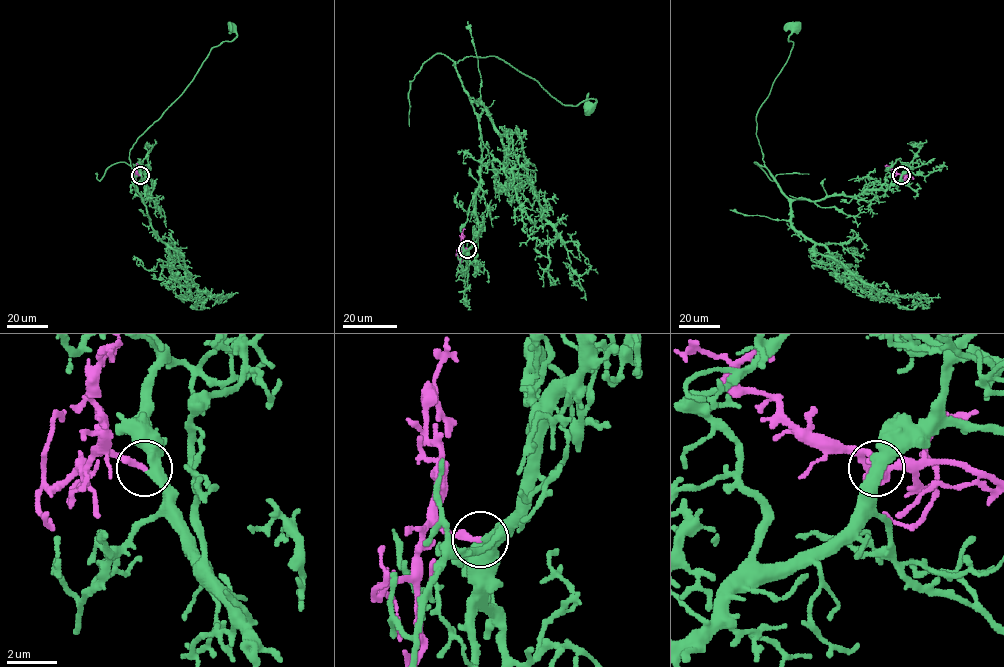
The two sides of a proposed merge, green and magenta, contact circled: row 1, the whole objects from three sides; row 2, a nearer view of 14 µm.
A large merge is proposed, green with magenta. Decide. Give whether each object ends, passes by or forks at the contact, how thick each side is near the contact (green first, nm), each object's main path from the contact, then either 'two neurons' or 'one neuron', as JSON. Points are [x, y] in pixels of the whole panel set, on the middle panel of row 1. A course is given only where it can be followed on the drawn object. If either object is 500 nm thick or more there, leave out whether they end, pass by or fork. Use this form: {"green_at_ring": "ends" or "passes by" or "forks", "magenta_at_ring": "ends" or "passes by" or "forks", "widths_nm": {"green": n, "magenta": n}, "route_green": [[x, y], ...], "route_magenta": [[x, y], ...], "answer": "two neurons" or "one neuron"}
{"green_at_ring": "passes by", "magenta_at_ring": "ends", "widths_nm": {"green": 400, "magenta": 260}, "route_green": [[467, 249], [478, 230], [480, 126], [453, 65], [469, 56], [496, 56], [563, 105], [594, 99], [589, 105]], "route_magenta": [[467, 249], [463, 247], [464, 226]], "answer": "one neuron"}

